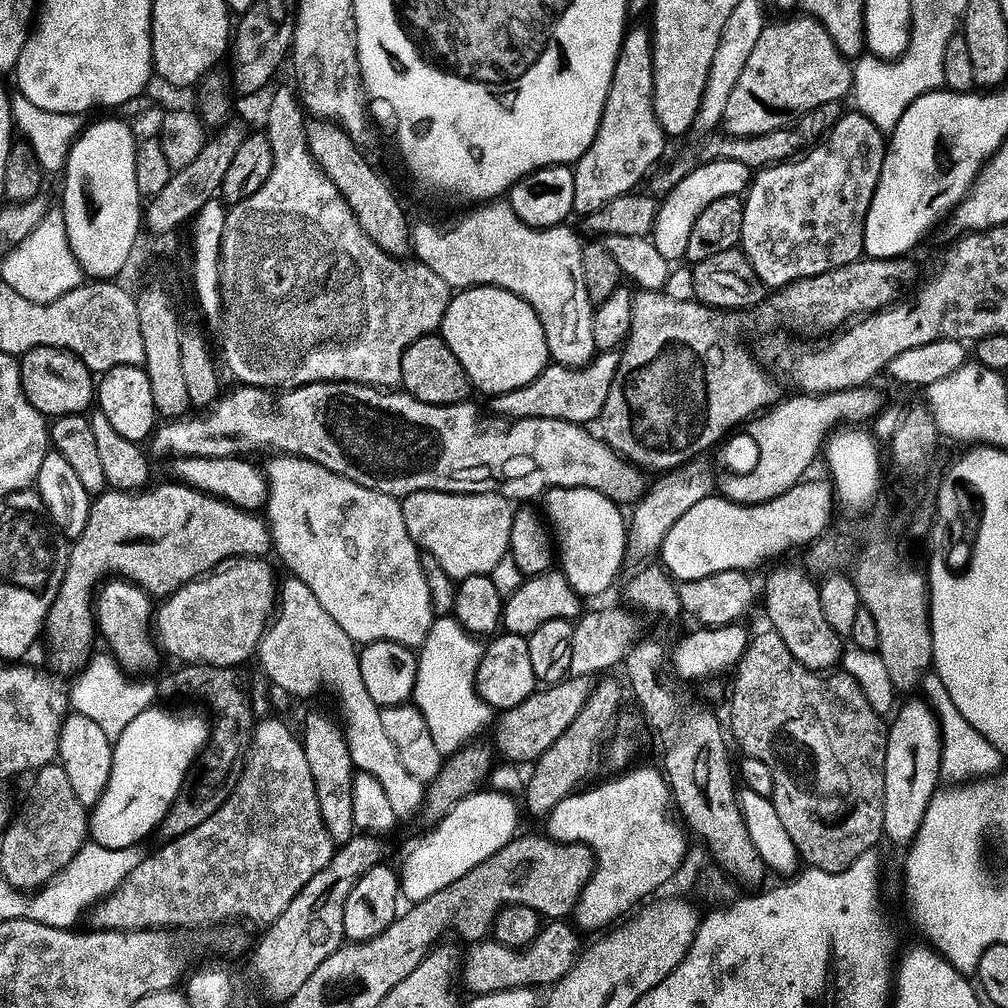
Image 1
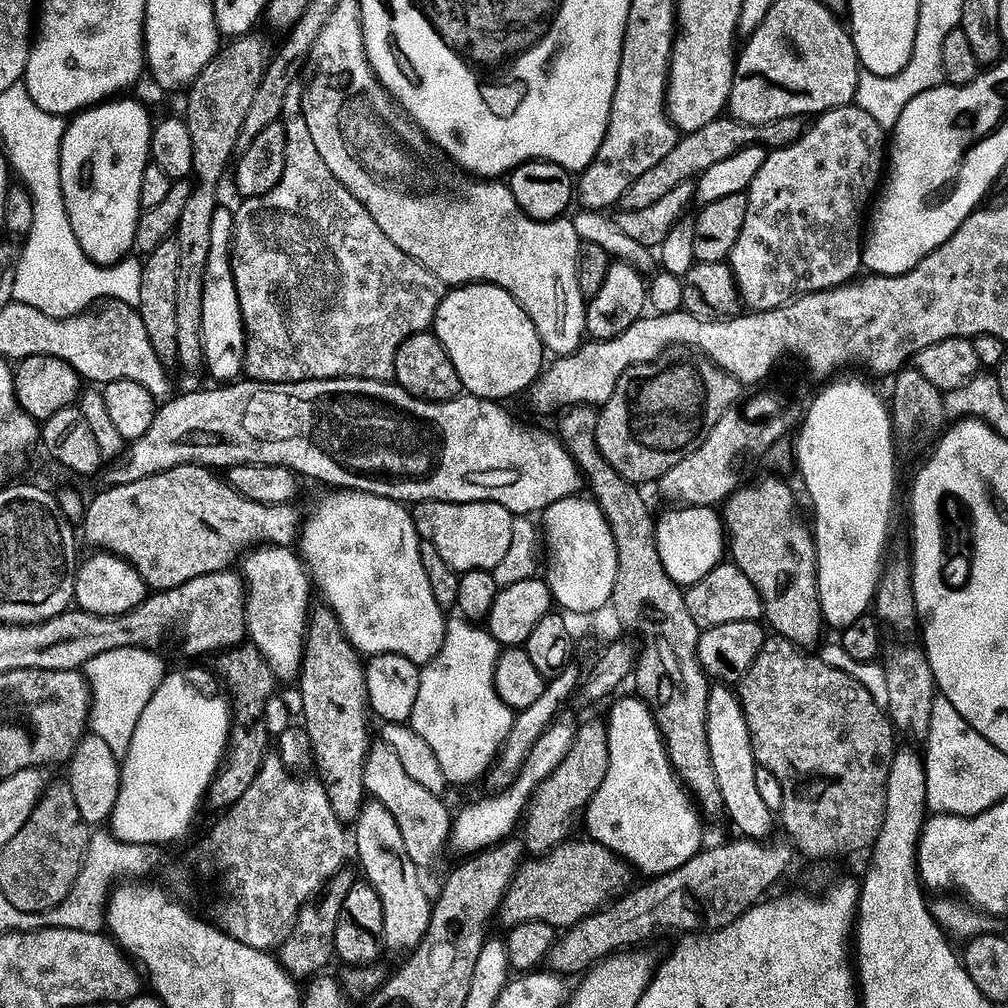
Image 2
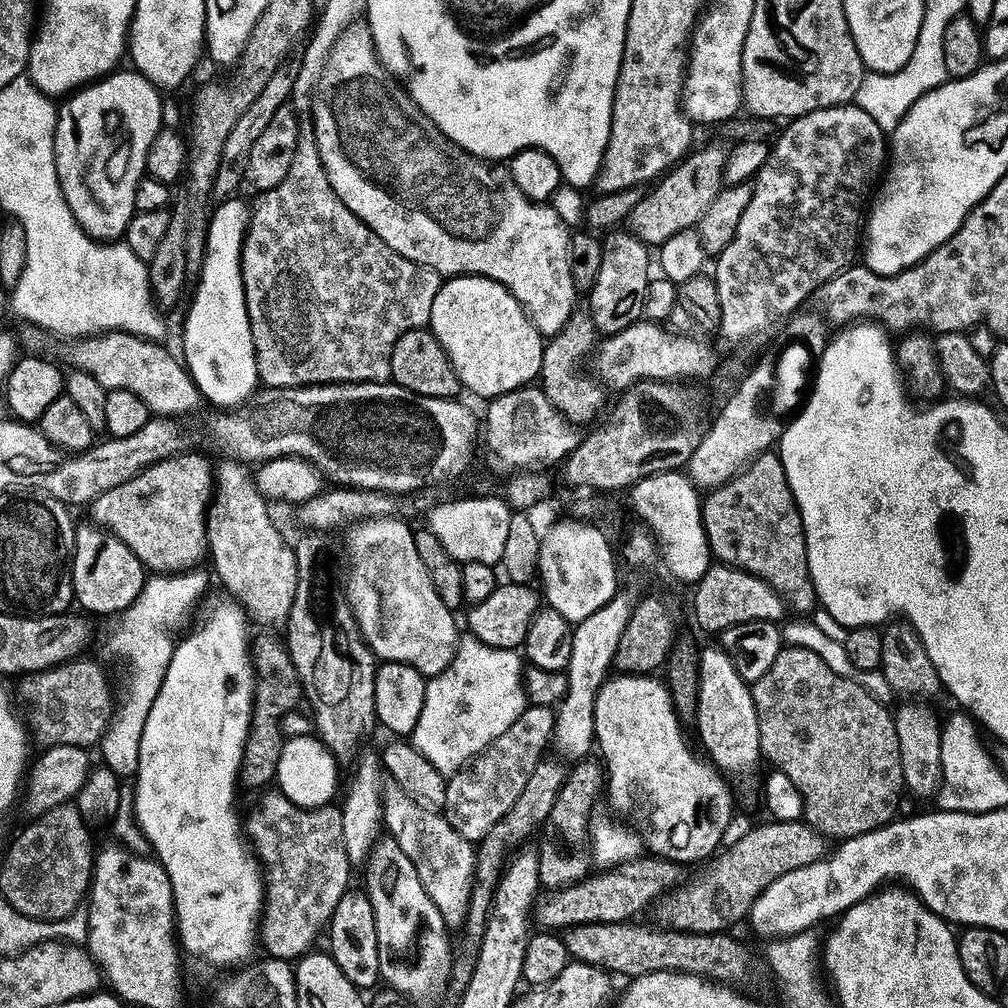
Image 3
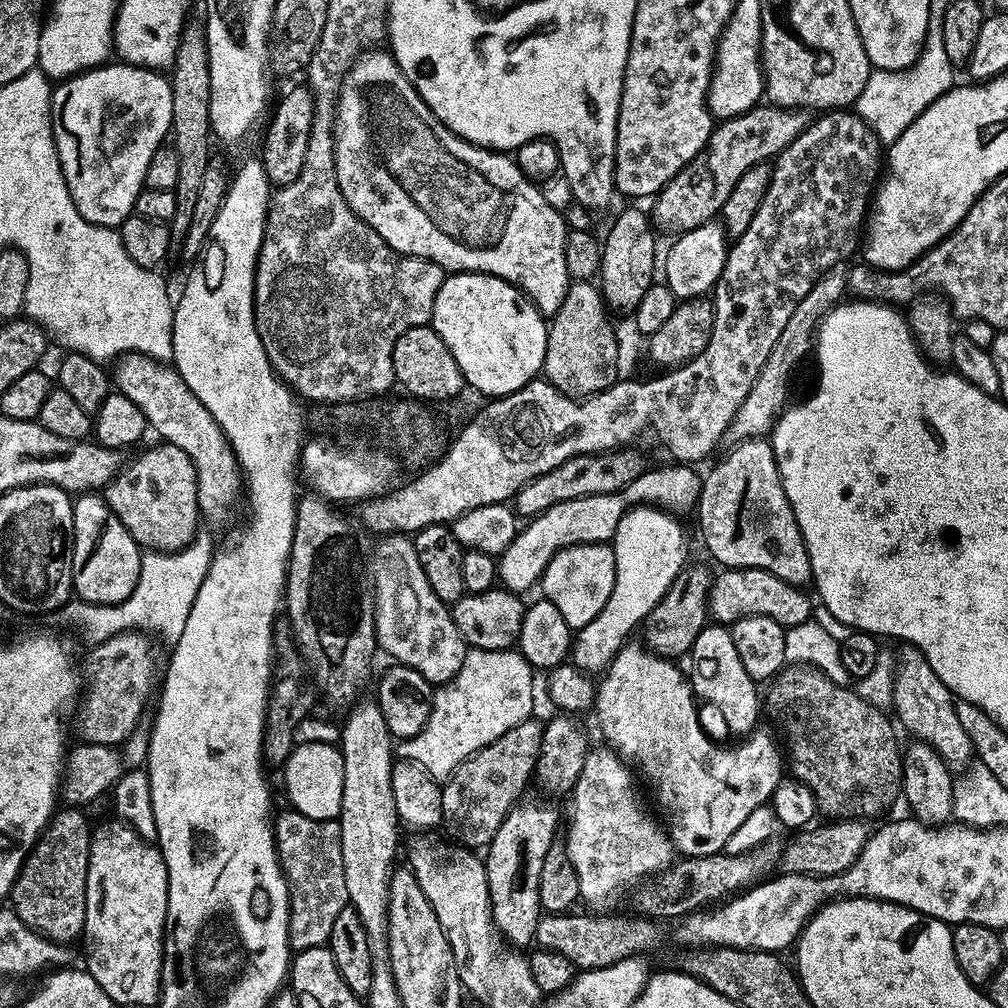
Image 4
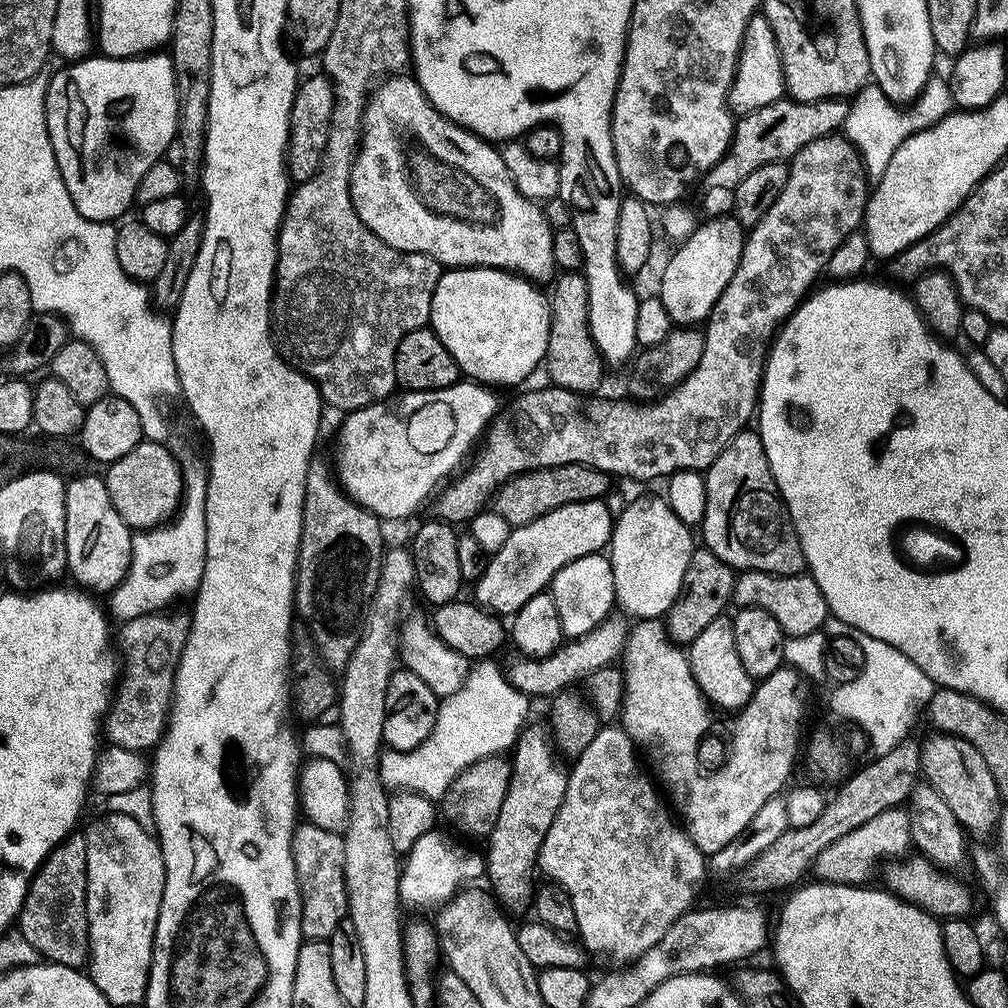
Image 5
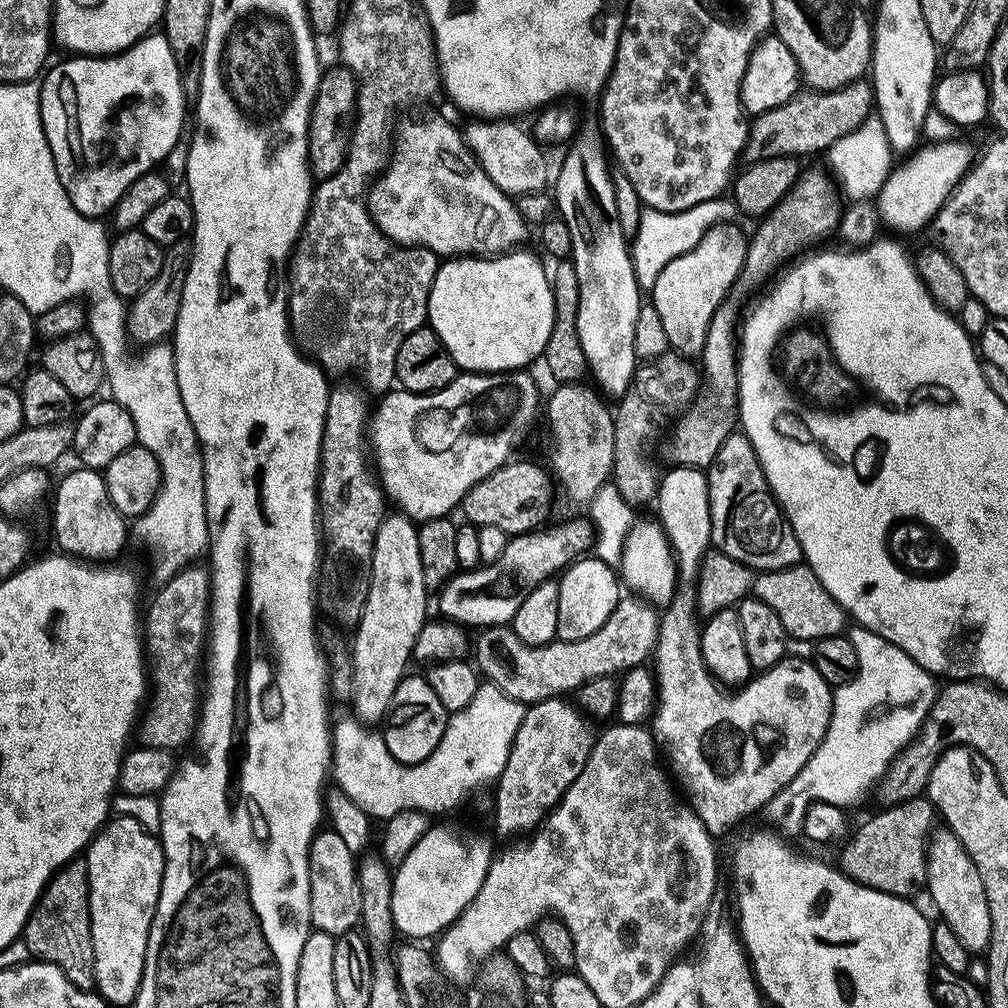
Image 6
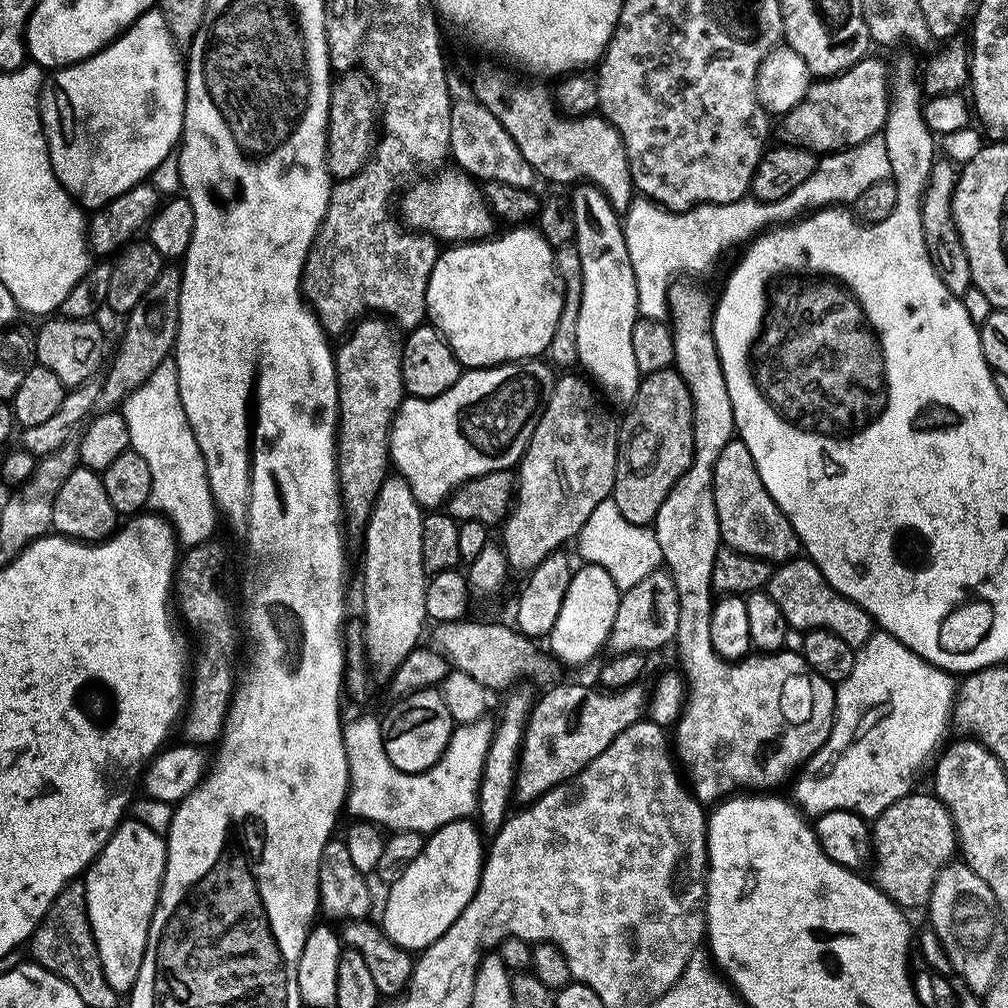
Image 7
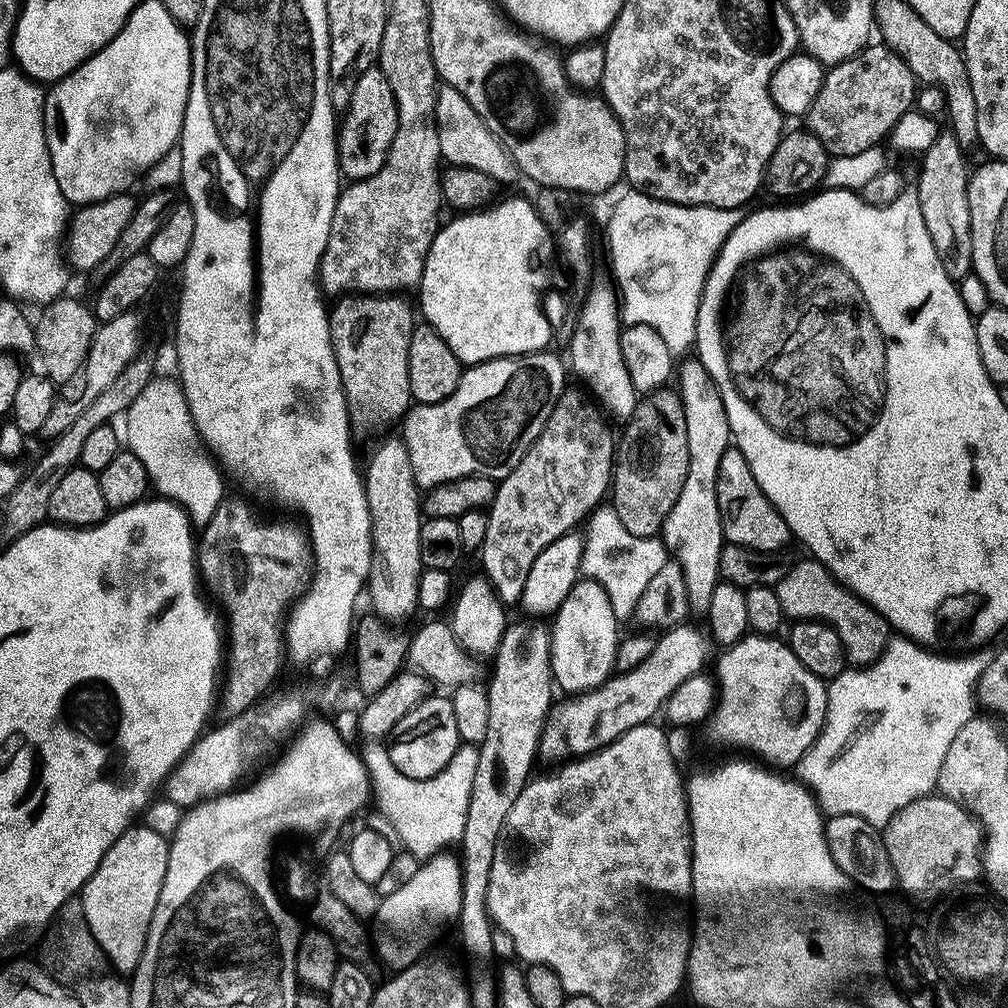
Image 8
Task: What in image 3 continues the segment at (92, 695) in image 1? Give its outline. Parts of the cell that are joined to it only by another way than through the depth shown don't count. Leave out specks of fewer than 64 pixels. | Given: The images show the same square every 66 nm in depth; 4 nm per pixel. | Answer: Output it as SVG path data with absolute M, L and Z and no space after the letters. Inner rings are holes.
M193 570L179 574L156 574L145 583L142 594L134 602L134 606L123 613L119 621L120 629L112 636L112 648L120 656L128 659L128 693L119 697L118 707L114 712L114 719L108 726L108 732L100 741L99 751L104 751L103 765L119 778L135 777L140 768L142 754L142 734L146 734L146 718L150 718L150 710L158 700L162 690L162 682L166 682L166 674L170 670L170 662L176 653L177 637L172 637L172 631L188 616L188 611L195 606L208 588L208 576L204 570Z

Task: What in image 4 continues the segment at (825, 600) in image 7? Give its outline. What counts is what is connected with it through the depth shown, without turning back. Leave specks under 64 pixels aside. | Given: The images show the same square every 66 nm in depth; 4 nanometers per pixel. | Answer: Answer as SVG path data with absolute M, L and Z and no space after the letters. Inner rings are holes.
M734 568L724 570L715 577L712 585L712 597L708 599L708 610L711 619L717 625L731 626L742 622L742 618L774 618L783 628L790 629L802 626L811 621L812 600L804 588L796 588L793 584L782 582L774 574L766 570L753 568Z

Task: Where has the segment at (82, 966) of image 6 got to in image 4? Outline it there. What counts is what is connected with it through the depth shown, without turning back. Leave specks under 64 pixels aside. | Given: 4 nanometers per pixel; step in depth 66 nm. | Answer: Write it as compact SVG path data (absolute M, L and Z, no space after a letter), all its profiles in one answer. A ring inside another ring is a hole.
M68 806L57 811L43 836L36 841L18 882L10 897L10 908L18 918L40 936L59 946L65 946L85 935L88 927L86 890L90 874L90 846L93 825L83 816L81 809Z

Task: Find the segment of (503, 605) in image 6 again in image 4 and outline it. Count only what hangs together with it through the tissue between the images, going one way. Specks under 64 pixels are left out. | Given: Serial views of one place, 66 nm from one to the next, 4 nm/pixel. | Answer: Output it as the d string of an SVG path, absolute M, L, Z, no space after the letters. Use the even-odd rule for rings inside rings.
M673 465L668 466L672 468L660 468L658 470L650 470L648 469L646 471L643 471L639 478L636 479L634 482L630 483L625 487L622 491L616 492L613 495L594 495L590 498L582 498L582 499L574 499L570 502L564 502L559 503L558 506L554 506L551 508L550 511L544 512L543 515L539 517L535 517L529 524L531 524L527 529L526 527L517 534L515 540L511 544L511 546L508 547L508 549L500 556L499 562L498 562L498 578L501 582L501 585L508 591L515 593L517 595L523 595L524 592L528 591L530 588L534 587L536 584L539 583L543 579L544 572L547 570L550 562L553 560L554 556L557 555L557 553L561 552L563 549L566 548L572 548L574 545L582 545L582 544L608 544L611 543L614 539L616 527L620 524L621 520L624 518L624 515L631 509L637 508L637 507L647 507L647 506L657 506L660 507L662 510L667 511L673 515L676 516L683 516L682 514L688 512L697 507L697 504L699 503L700 499L700 489L703 487L703 479L701 478L700 474L696 474L697 472L693 467L690 467L689 465Z

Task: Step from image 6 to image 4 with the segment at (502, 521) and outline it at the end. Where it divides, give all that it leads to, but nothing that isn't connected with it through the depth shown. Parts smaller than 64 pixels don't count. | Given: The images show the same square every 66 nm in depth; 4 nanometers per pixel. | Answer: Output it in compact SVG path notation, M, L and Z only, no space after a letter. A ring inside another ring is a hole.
M620 450L613 456L608 454L579 456L562 466L558 466L558 470L533 480L531 484L525 484L516 493L514 508L521 517L539 517L544 512L550 511L552 507L558 506L559 503L590 498L594 495L613 495L616 492L620 492L628 484L638 479L641 473L640 460L632 453L632 450Z

